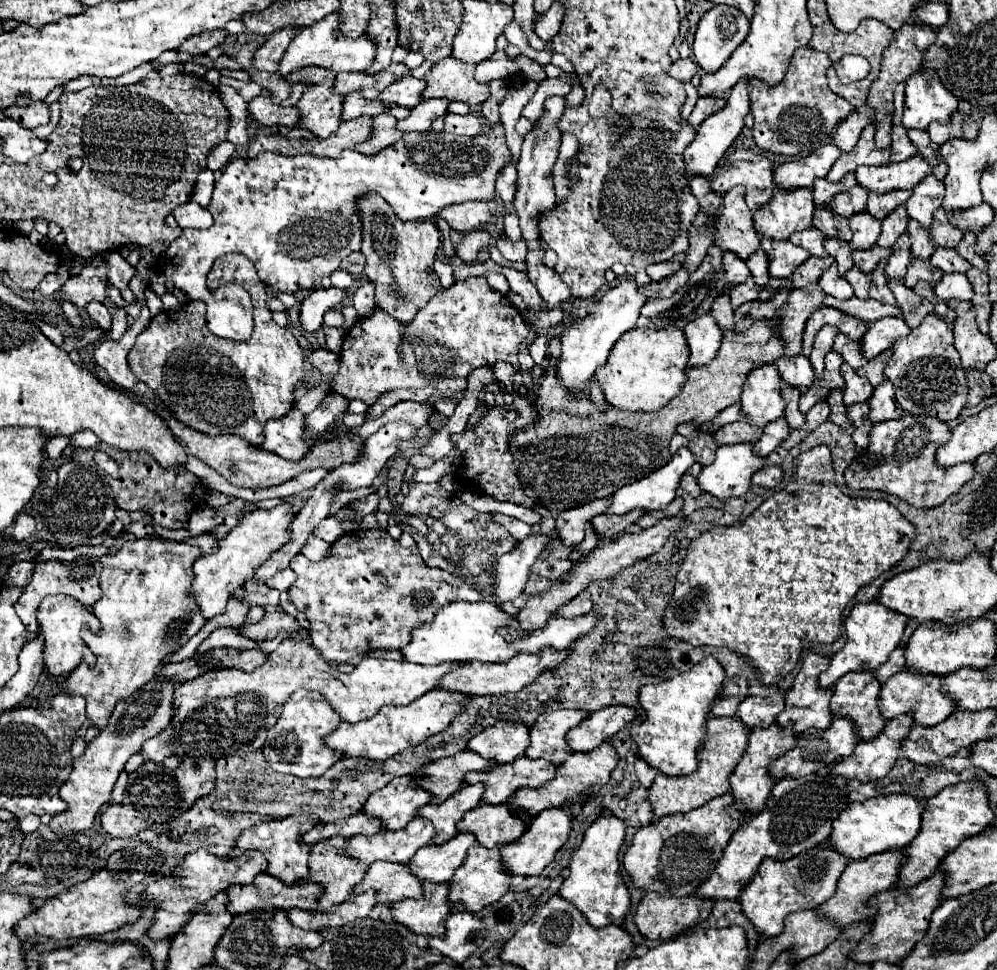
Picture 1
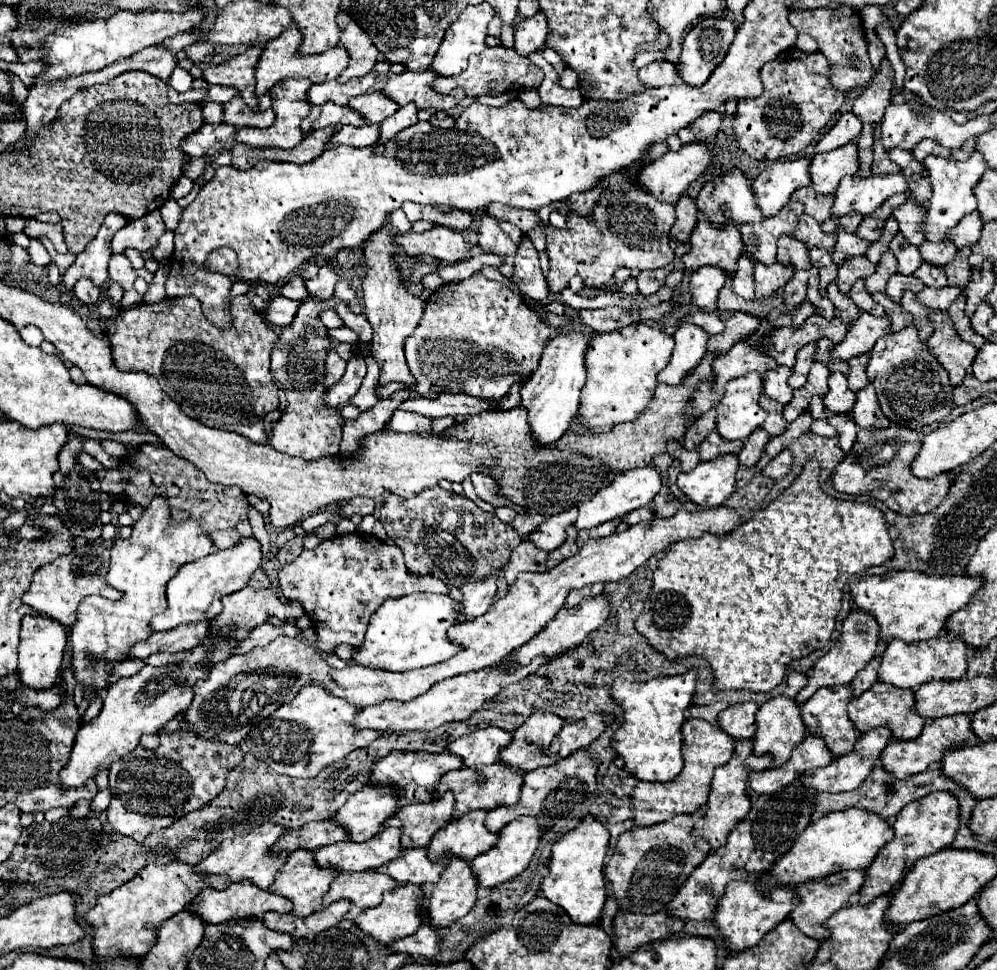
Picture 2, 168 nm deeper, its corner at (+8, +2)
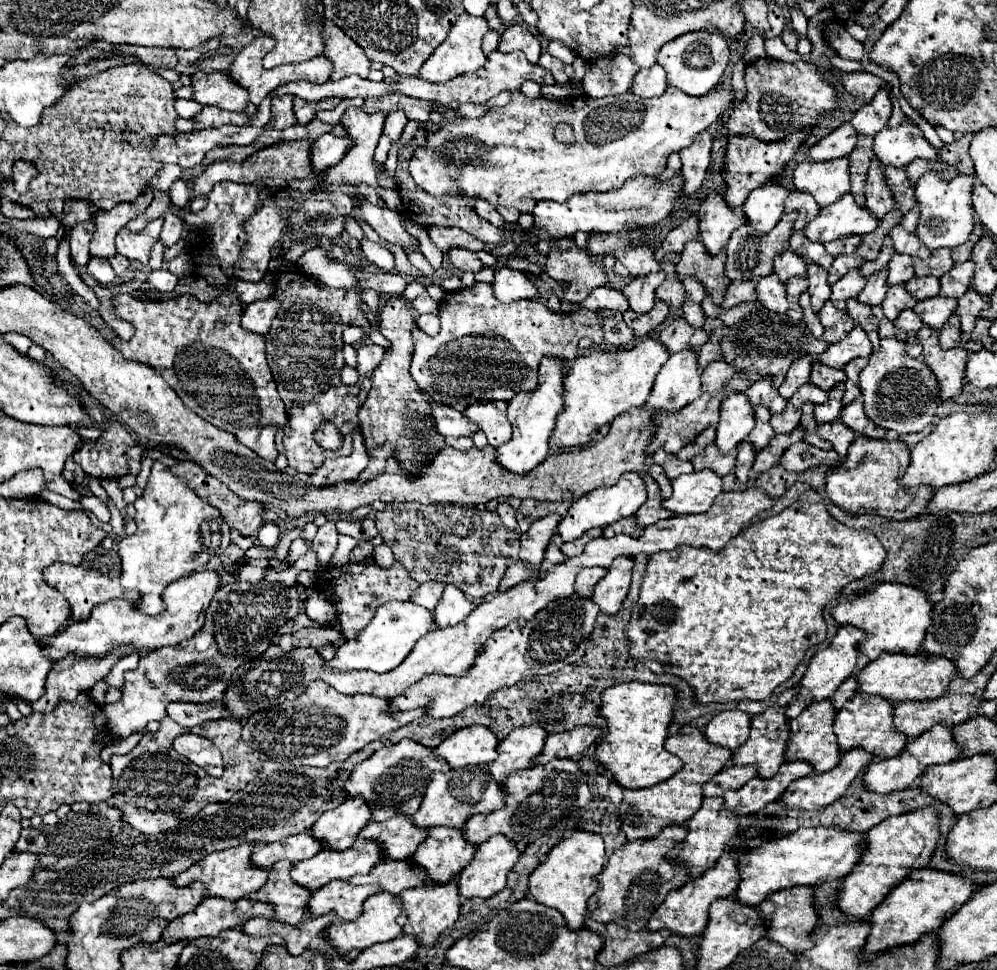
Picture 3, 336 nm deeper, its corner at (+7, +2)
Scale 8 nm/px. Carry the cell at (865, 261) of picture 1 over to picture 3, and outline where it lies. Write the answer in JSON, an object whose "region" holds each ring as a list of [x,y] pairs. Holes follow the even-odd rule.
{"region":[[[852,269],[838,283],[832,285],[830,301],[836,305],[836,309],[846,311],[846,301],[852,299],[852,297],[858,297],[858,293],[864,285],[866,285],[866,277],[862,277],[858,273],[858,269]]]}

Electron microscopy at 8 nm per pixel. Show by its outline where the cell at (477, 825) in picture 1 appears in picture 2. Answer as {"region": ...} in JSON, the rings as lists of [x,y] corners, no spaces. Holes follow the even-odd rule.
{"region":[[[471,811],[459,819],[449,821],[443,829],[435,833],[429,845],[429,857],[435,861],[443,853],[471,861],[479,853],[485,853],[499,841],[499,833],[485,829],[487,811]]]}

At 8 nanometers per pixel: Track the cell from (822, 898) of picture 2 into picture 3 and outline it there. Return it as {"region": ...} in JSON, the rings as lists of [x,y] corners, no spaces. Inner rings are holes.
{"region":[[[790,887],[784,891],[772,893],[764,903],[760,903],[760,915],[766,927],[766,937],[784,945],[790,953],[802,953],[812,947],[810,933],[818,923],[818,915],[812,907],[812,889],[810,887]]]}

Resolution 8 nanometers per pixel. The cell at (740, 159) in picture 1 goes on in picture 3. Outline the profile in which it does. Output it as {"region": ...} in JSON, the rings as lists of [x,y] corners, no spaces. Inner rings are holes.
{"region":[[[708,195],[698,211],[700,239],[708,255],[718,255],[726,245],[734,229],[746,223],[742,211],[730,209],[722,195]]]}

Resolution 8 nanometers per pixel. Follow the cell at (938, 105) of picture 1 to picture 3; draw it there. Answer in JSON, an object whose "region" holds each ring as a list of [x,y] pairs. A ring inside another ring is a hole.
{"region":[[[904,123],[896,129],[884,127],[874,137],[874,155],[884,167],[892,165],[904,169],[914,159],[938,159],[936,153],[938,149],[932,147],[924,139],[920,127],[912,123]]]}

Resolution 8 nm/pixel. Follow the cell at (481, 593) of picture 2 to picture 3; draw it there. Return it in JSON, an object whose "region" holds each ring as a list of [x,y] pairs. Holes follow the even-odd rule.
{"region":[[[444,585],[442,599],[438,601],[438,605],[434,607],[432,613],[436,617],[438,627],[450,627],[450,625],[456,625],[458,621],[462,621],[464,617],[468,617],[474,607],[476,605],[472,601],[468,601],[466,595],[458,587]]]}

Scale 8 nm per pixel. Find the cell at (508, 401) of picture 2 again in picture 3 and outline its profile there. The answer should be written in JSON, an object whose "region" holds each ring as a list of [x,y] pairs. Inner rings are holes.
{"region":[[[478,401],[470,405],[464,415],[470,417],[488,437],[492,447],[512,439],[512,427],[506,417],[506,401]]]}

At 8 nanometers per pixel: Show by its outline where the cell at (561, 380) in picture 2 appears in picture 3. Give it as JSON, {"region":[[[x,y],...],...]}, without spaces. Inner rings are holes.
{"region":[[[544,357],[540,363],[538,387],[532,393],[530,391],[518,393],[508,403],[508,419],[512,423],[514,435],[510,441],[496,447],[496,463],[500,463],[500,467],[504,467],[516,475],[524,475],[548,457],[548,451],[550,451],[548,439],[554,431],[556,417],[562,411],[562,381],[564,381],[562,361],[552,359],[552,357]]]}

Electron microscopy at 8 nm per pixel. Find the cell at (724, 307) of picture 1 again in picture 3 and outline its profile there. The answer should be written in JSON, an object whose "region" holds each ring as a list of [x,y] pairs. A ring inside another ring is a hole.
{"region":[[[674,319],[658,335],[658,341],[666,347],[666,351],[670,355],[674,355],[686,347],[700,349],[706,343],[706,339],[708,339],[706,333],[702,333],[700,329],[692,329],[690,325],[686,325],[684,319]]]}

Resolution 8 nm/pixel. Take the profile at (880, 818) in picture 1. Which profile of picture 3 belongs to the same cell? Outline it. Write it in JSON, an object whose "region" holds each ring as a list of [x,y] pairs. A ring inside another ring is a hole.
{"region":[[[802,827],[786,837],[766,841],[758,847],[748,847],[744,855],[738,857],[740,885],[734,897],[748,907],[758,907],[766,897],[780,889],[796,885],[816,887],[826,881],[842,879],[848,875],[848,869],[852,869],[860,861],[860,857],[862,857],[862,833],[826,827],[814,829]]]}

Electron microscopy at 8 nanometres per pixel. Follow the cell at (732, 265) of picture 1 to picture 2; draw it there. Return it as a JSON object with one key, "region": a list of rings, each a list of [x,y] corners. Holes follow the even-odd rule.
{"region":[[[705,265],[703,269],[693,271],[689,287],[693,293],[693,303],[705,311],[715,311],[717,295],[727,281],[727,273],[723,269],[715,269],[715,265]]]}

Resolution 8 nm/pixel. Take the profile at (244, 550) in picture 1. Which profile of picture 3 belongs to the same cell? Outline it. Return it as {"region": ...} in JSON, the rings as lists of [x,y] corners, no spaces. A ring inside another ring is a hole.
{"region":[[[226,569],[196,571],[168,585],[162,593],[162,601],[166,603],[166,609],[156,617],[140,615],[140,611],[136,609],[136,603],[130,603],[124,599],[104,601],[92,609],[92,615],[88,617],[88,621],[70,623],[60,633],[40,639],[40,645],[44,647],[44,657],[48,657],[52,663],[58,663],[68,655],[100,659],[106,653],[118,653],[118,649],[126,645],[134,647],[138,653],[150,653],[166,645],[174,647],[180,641],[190,639],[204,625],[204,613],[218,589],[218,577],[222,573],[226,573]]]}

